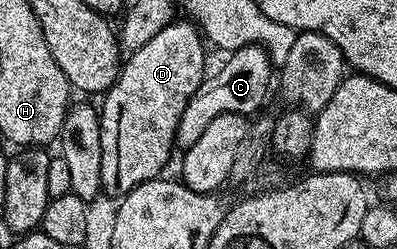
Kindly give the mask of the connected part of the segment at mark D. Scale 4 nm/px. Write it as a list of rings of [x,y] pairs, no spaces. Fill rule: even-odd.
[[[175,19],[170,24],[164,26],[158,34],[153,35],[151,39],[141,48],[131,51],[125,57],[124,63],[118,69],[118,80],[105,92],[101,97],[100,103],[100,178],[101,187],[110,194],[125,194],[132,191],[136,186],[140,186],[149,180],[159,179],[163,175],[162,172],[166,168],[166,163],[170,160],[170,151],[175,151],[176,145],[174,135],[180,126],[180,118],[184,114],[184,106],[188,106],[188,98],[192,98],[192,94],[196,94],[196,90],[202,87],[206,72],[206,48],[203,33],[200,31],[198,24],[191,22],[189,19]]]

